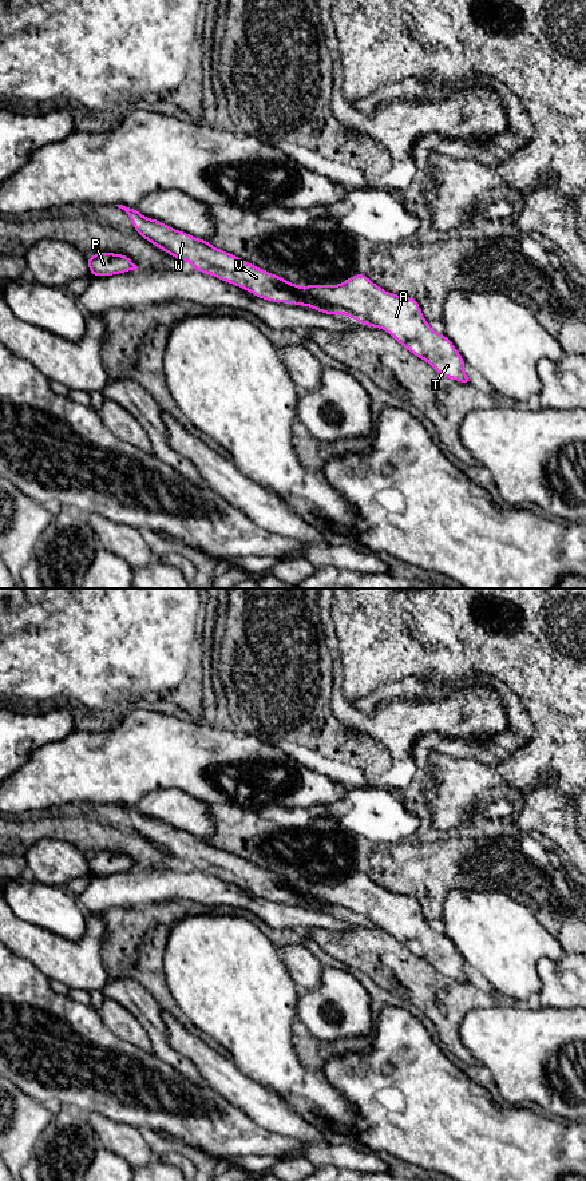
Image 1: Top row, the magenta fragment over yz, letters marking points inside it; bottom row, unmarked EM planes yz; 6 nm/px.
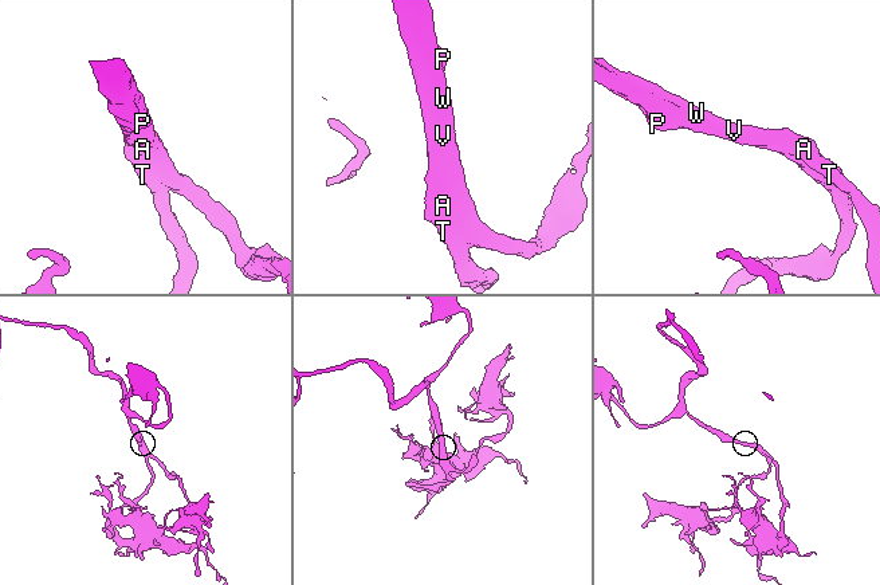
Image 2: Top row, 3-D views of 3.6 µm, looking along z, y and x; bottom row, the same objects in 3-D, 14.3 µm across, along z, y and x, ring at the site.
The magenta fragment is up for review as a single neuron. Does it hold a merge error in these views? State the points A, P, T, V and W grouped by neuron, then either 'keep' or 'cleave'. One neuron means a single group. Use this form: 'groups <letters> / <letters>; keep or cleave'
groups A P T V W; keep

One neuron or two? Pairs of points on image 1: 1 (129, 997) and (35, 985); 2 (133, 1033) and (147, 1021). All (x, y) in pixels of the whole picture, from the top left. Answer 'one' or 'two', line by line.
1: two
2: two

